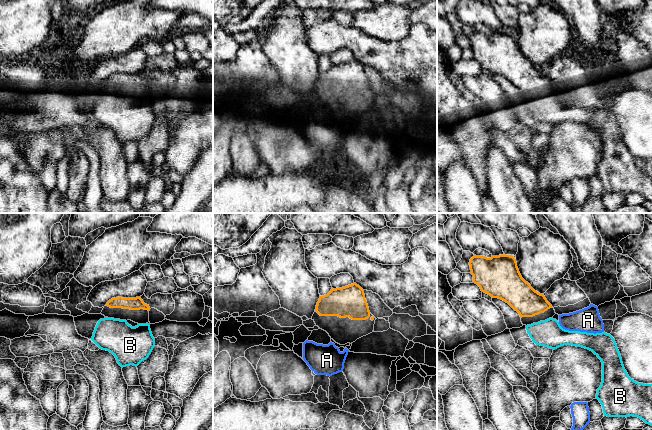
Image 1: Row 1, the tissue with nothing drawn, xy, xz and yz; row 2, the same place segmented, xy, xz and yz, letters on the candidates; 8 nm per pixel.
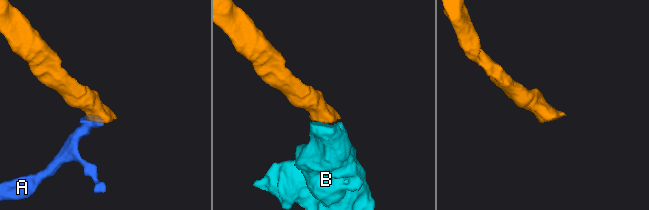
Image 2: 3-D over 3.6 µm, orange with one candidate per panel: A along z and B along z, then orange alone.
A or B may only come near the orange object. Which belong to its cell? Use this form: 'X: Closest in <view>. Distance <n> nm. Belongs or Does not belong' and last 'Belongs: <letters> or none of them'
A: Closest in yz. Distance 90 nm. Does not belong
B: Closest in yz. Distance 60 nm. Belongs
Belongs: B

